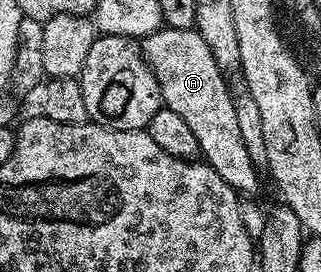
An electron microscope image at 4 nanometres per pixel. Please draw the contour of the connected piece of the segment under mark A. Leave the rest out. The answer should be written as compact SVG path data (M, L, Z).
M167 26L142 39L141 53L147 66L157 76L163 105L177 112L185 124L189 124L193 136L197 136L202 161L212 166L233 189L243 196L255 196L259 190L260 171L255 169L249 152L245 152L245 140L237 128L237 112L233 90L227 87L225 72L213 60L213 52L198 30L182 30Z

